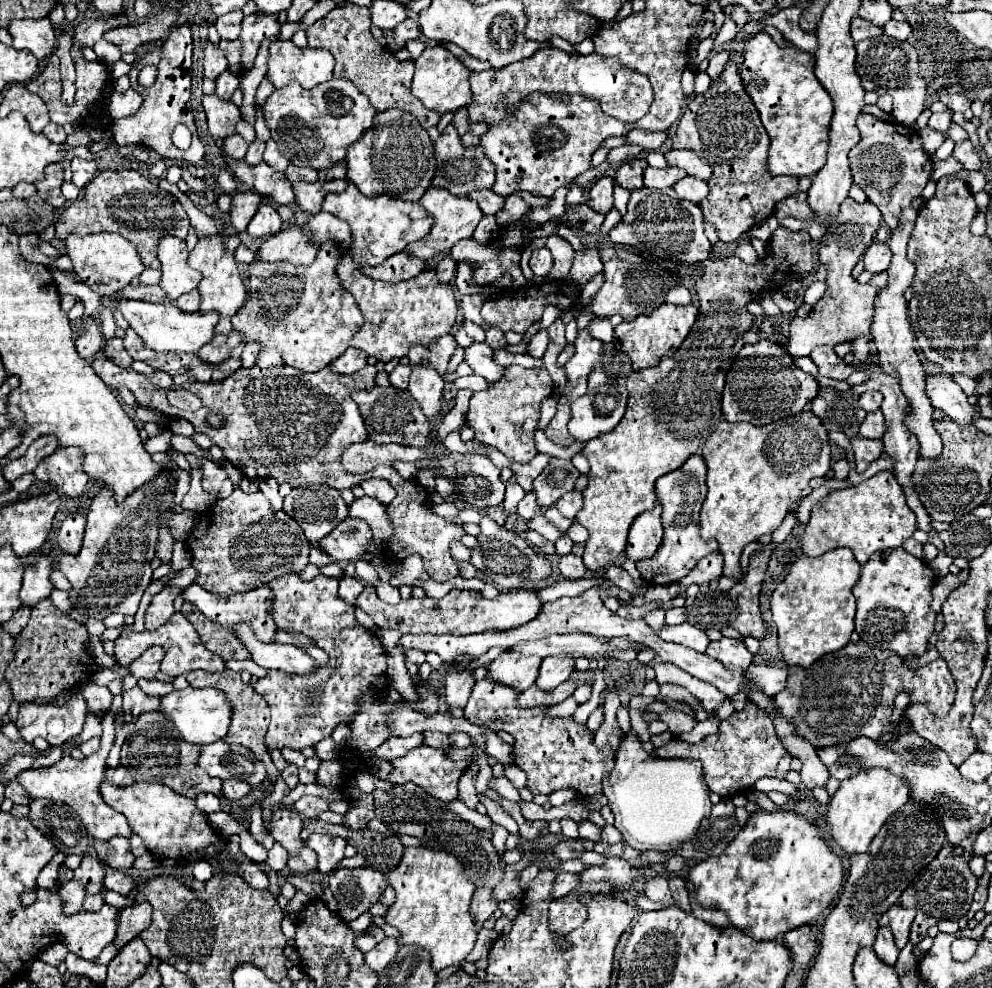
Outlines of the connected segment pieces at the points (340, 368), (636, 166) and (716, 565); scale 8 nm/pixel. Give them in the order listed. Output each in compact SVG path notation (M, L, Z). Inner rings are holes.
M349 347L341 357L337 357L335 361L329 363L329 369L333 369L335 373L357 373L359 369L363 369L367 365L367 355L361 349Z
M641 157L641 159L633 159L633 161L627 161L619 167L617 175L615 175L615 181L627 189L641 189L645 183L643 183L643 171L647 169L647 161Z
M715 551L715 553L709 553L707 557L703 557L695 567L693 571L683 577L677 585L681 591L685 591L689 585L703 585L703 583L711 583L713 579L719 579L721 577L721 567L723 567L723 561L721 561L721 555Z

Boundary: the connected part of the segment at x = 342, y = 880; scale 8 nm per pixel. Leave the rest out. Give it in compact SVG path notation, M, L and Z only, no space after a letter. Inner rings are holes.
M369 867L337 869L329 875L327 883L339 903L337 913L345 921L357 919L365 913L373 903L377 903L379 895L387 887L387 879Z

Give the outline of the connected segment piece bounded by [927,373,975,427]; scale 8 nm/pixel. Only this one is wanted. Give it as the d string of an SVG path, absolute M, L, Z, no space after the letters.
M945 373L927 375L927 393L933 401L933 407L945 411L955 423L959 425L973 425L973 413L975 405L967 401L967 395L963 389Z

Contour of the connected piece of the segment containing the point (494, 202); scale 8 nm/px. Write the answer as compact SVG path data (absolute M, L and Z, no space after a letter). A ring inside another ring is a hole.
M487 189L487 191L477 191L477 193L469 193L469 199L477 201L479 209L481 209L485 215L495 215L495 213L503 207L503 203L505 203L505 197L493 193L491 189Z

